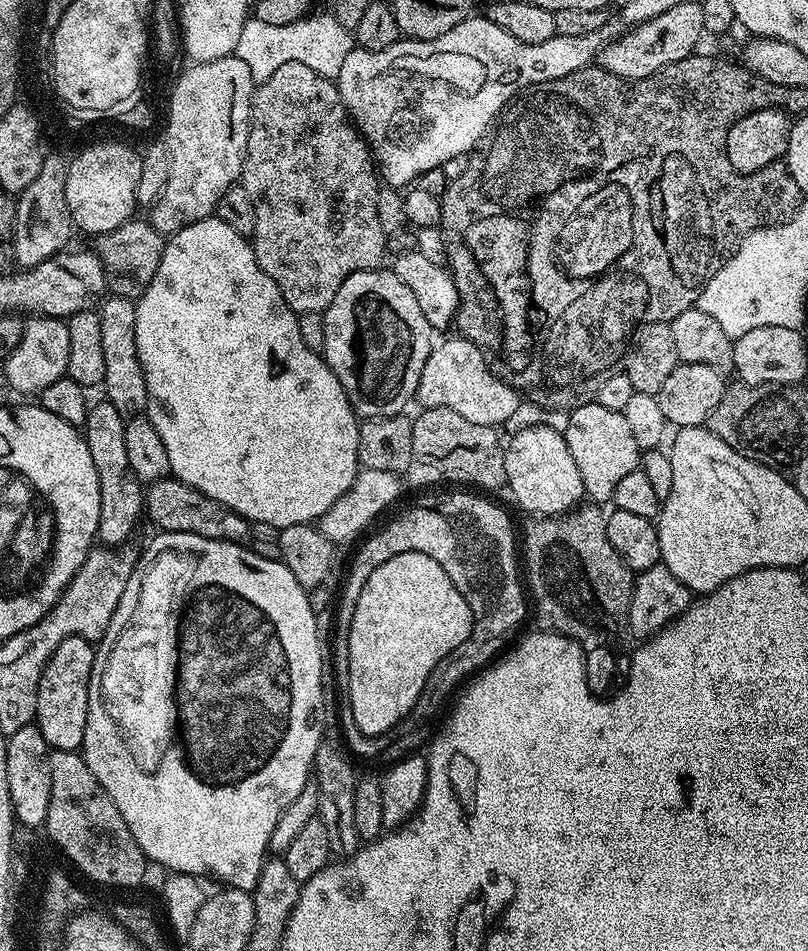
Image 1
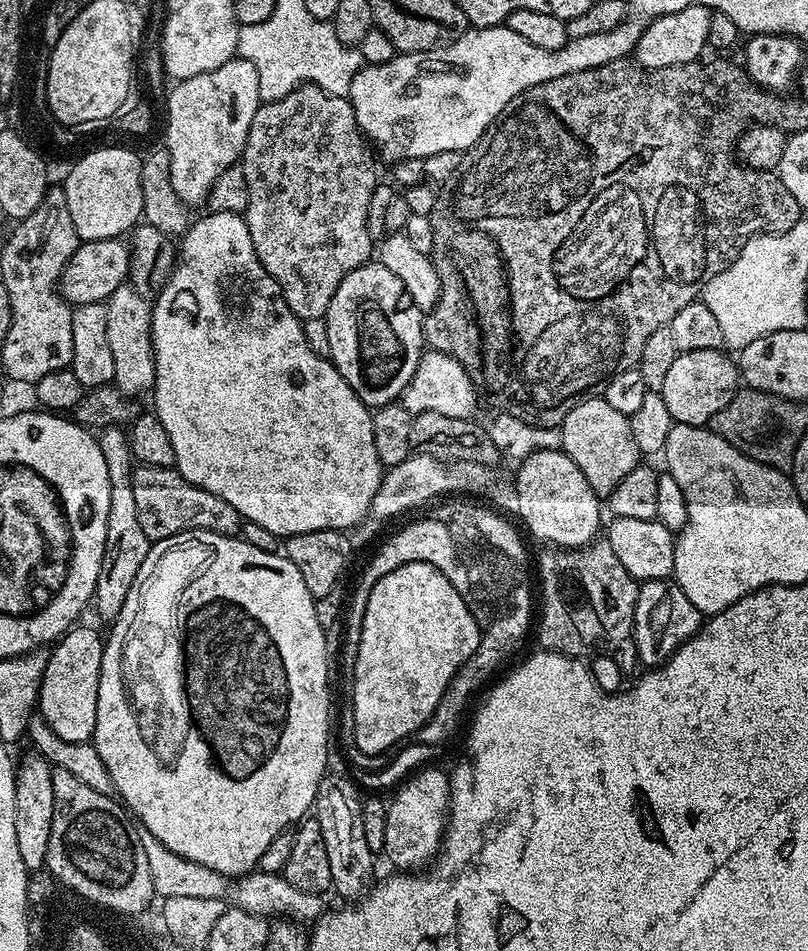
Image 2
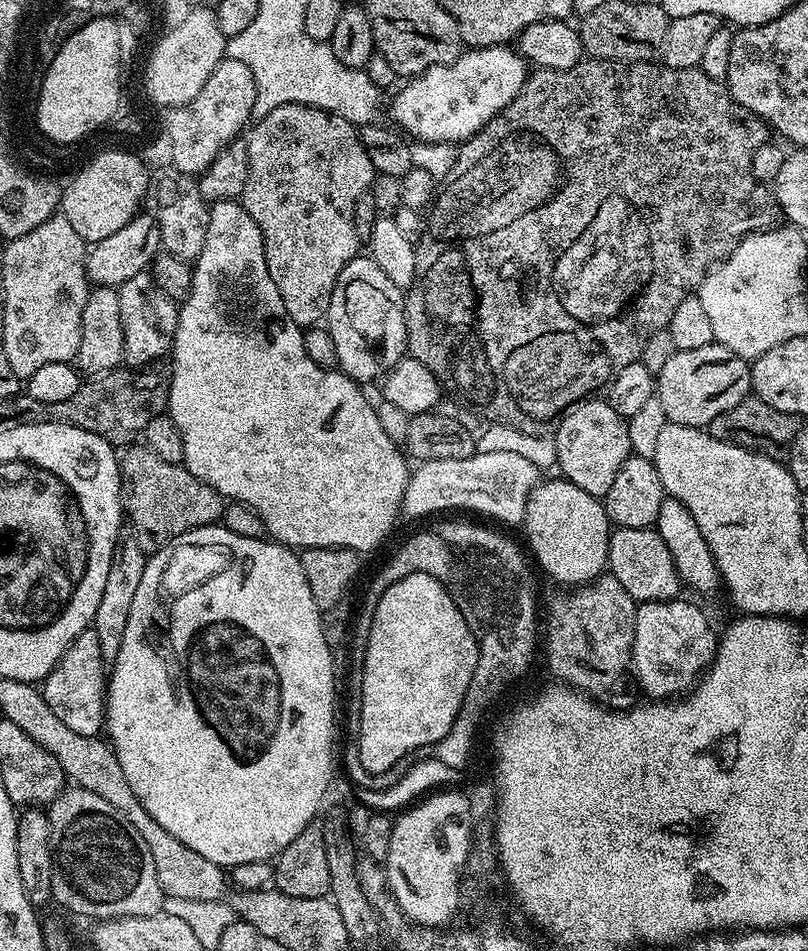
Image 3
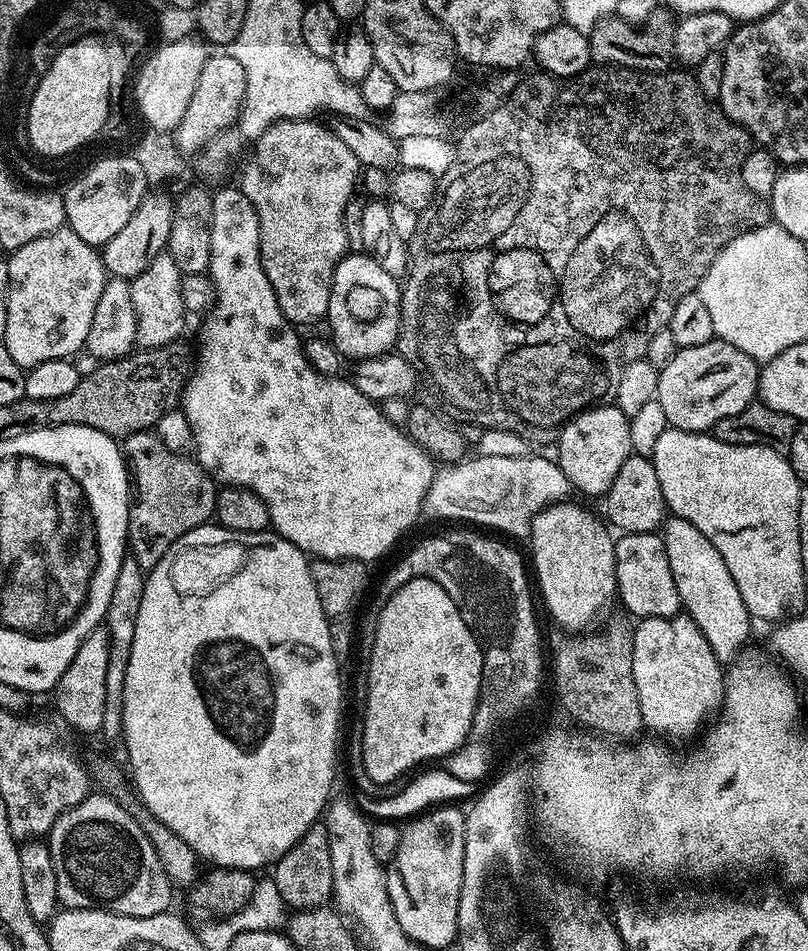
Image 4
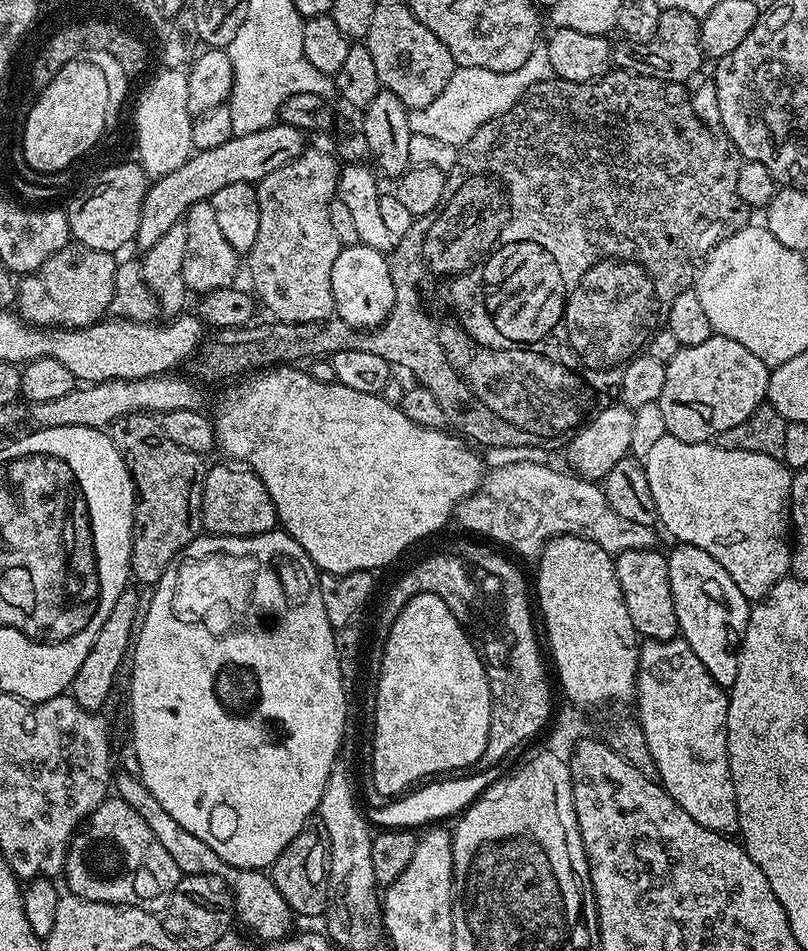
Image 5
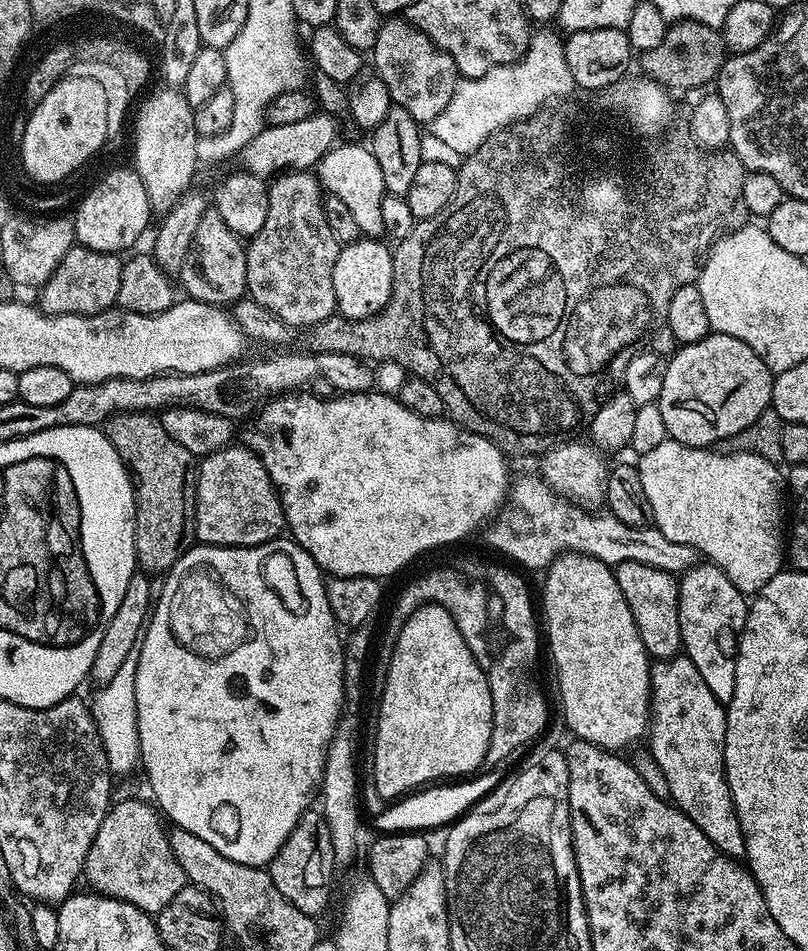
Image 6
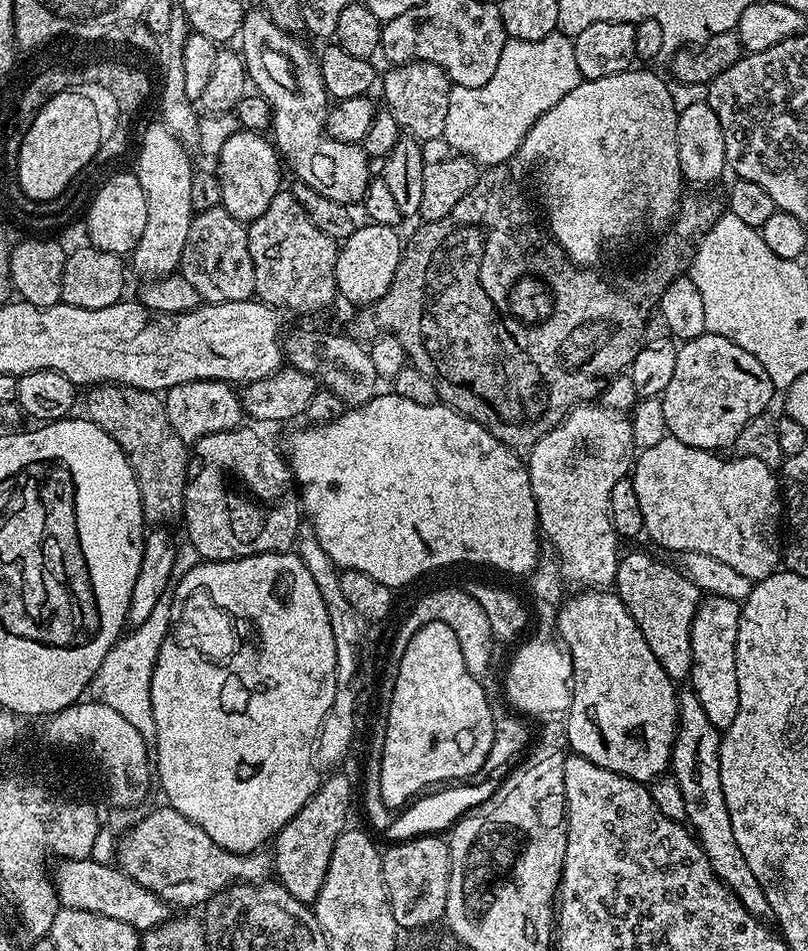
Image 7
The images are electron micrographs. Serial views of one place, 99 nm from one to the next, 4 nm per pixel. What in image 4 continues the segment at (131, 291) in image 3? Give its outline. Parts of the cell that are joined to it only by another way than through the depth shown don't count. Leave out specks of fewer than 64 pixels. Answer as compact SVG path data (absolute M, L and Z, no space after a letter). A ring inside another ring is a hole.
M165 250L156 255L154 262L142 270L131 281L134 308L138 318L136 343L141 349L161 348L167 344L177 343L184 332L184 303L182 302L182 273L174 262L171 252Z

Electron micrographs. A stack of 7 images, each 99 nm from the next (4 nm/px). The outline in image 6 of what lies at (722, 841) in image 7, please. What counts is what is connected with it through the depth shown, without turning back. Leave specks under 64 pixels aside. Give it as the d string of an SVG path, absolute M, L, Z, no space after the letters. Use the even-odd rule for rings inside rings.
M677 654L671 660L656 660L652 664L650 712L650 751L658 766L662 766L666 782L670 782L671 803L688 815L719 852L743 857L746 842L724 769L728 713L725 705L710 694L710 686L706 686L698 666L688 656Z

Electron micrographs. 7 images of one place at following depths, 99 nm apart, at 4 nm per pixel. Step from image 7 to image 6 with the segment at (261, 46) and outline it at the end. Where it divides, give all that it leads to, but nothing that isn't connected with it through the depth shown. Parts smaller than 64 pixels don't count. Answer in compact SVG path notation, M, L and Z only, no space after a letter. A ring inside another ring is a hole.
M337 143L316 163L314 175L328 196L338 198L338 202L342 202L350 210L354 222L358 222L365 237L384 236L381 202L386 193L382 182L382 170L378 167L378 158L374 158L371 147Z

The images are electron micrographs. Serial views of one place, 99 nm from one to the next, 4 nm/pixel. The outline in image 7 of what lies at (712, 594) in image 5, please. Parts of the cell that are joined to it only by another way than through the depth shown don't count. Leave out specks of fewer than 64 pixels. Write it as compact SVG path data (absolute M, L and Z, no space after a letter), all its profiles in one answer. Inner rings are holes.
M705 595L694 614L694 622L690 630L692 651L690 691L696 695L698 702L702 702L702 710L706 710L706 718L710 718L714 727L721 730L728 728L730 722L734 722L734 714L738 714L736 647L741 607L741 601Z

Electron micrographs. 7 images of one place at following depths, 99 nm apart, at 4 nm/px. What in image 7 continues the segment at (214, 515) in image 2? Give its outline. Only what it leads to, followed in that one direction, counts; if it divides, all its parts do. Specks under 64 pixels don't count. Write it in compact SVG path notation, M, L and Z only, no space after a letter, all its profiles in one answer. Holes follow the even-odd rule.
M97 384L87 389L88 397L83 397L82 408L86 411L87 419L92 420L126 454L132 472L136 475L136 485L140 491L140 501L144 511L144 519L152 526L172 526L184 514L184 491L188 485L188 462L190 459L189 445L185 444L170 426L170 418L166 418L166 406L163 399L155 392L147 392L129 384Z

